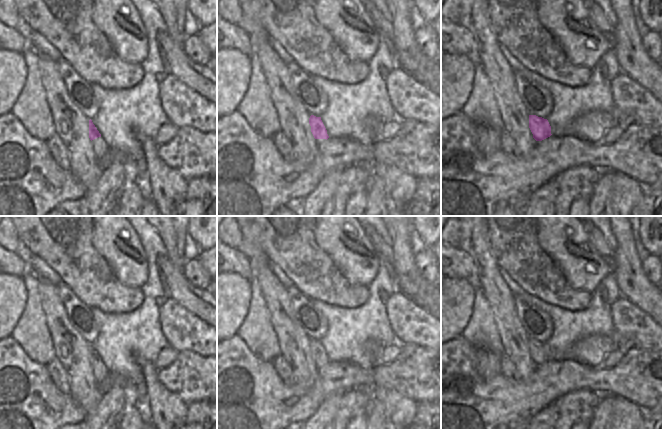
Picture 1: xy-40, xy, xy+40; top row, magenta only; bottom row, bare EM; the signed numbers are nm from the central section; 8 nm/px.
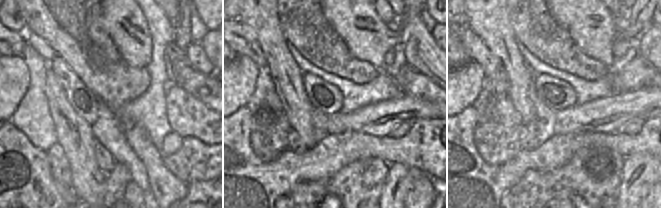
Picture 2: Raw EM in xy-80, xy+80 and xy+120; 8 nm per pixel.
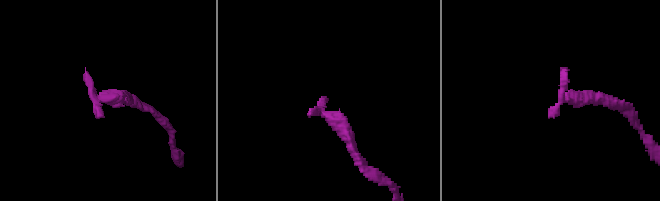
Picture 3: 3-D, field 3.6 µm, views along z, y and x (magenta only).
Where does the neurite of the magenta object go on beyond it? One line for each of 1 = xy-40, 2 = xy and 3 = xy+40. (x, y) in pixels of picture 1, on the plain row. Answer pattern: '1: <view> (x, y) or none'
1: none
2: xy (314, 325)
3: xy+40 (538, 325)

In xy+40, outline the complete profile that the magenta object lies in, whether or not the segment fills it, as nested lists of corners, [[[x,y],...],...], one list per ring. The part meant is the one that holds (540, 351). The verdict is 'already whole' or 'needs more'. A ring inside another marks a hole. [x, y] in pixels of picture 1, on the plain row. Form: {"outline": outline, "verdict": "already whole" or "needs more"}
{"outline": [[[514,295],[514,298],[517,316],[529,338],[533,362],[542,365],[552,359],[547,342],[553,332],[553,322],[547,313],[522,295]]], "verdict": "needs more"}

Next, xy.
{"outline": [[[295,286],[287,289],[291,302],[291,312],[305,335],[311,340],[309,348],[315,363],[328,363],[327,354],[321,340],[327,332],[327,320]]], "verdict": "needs more"}

